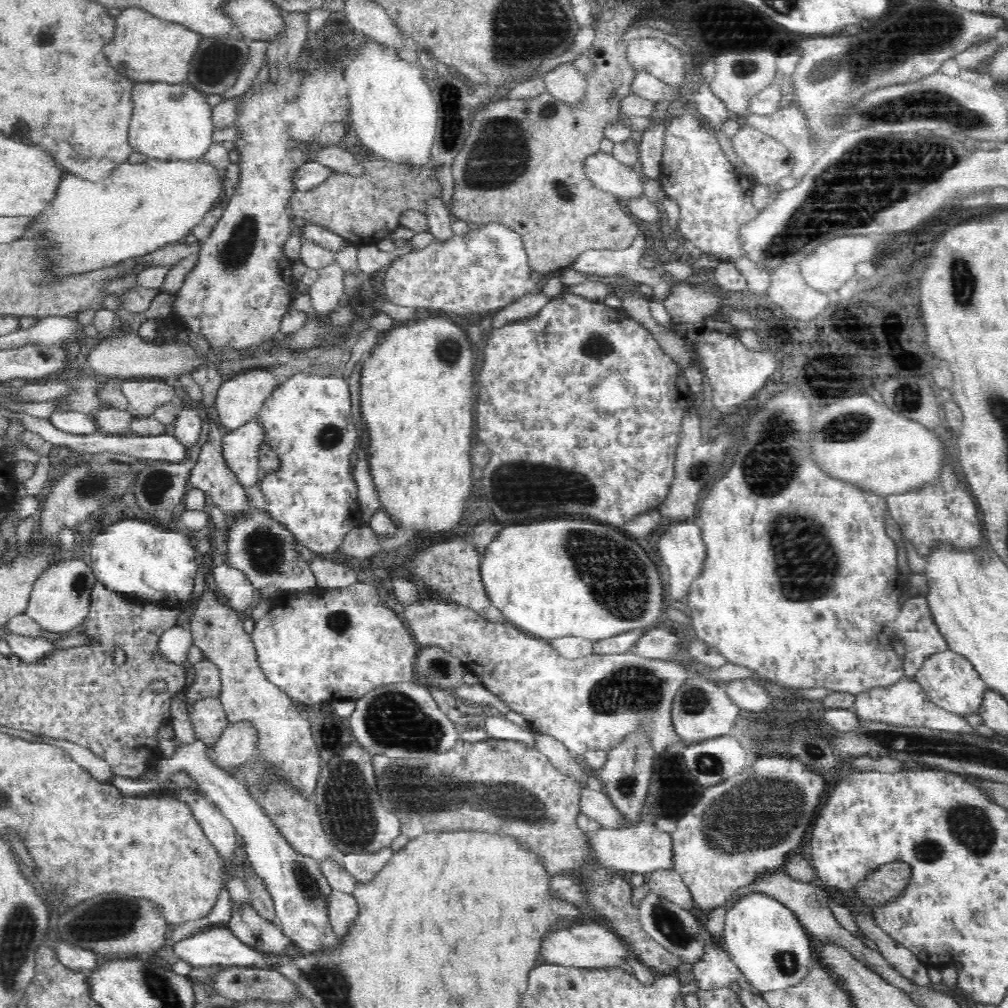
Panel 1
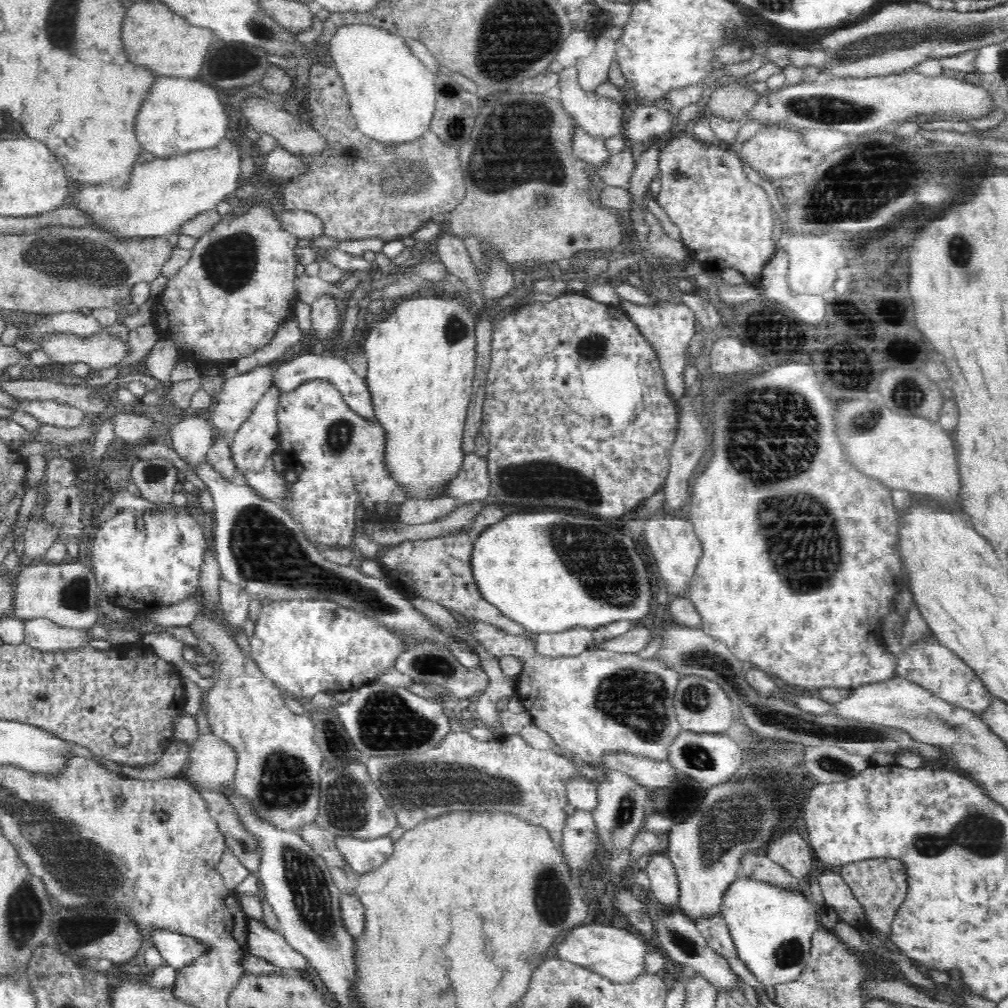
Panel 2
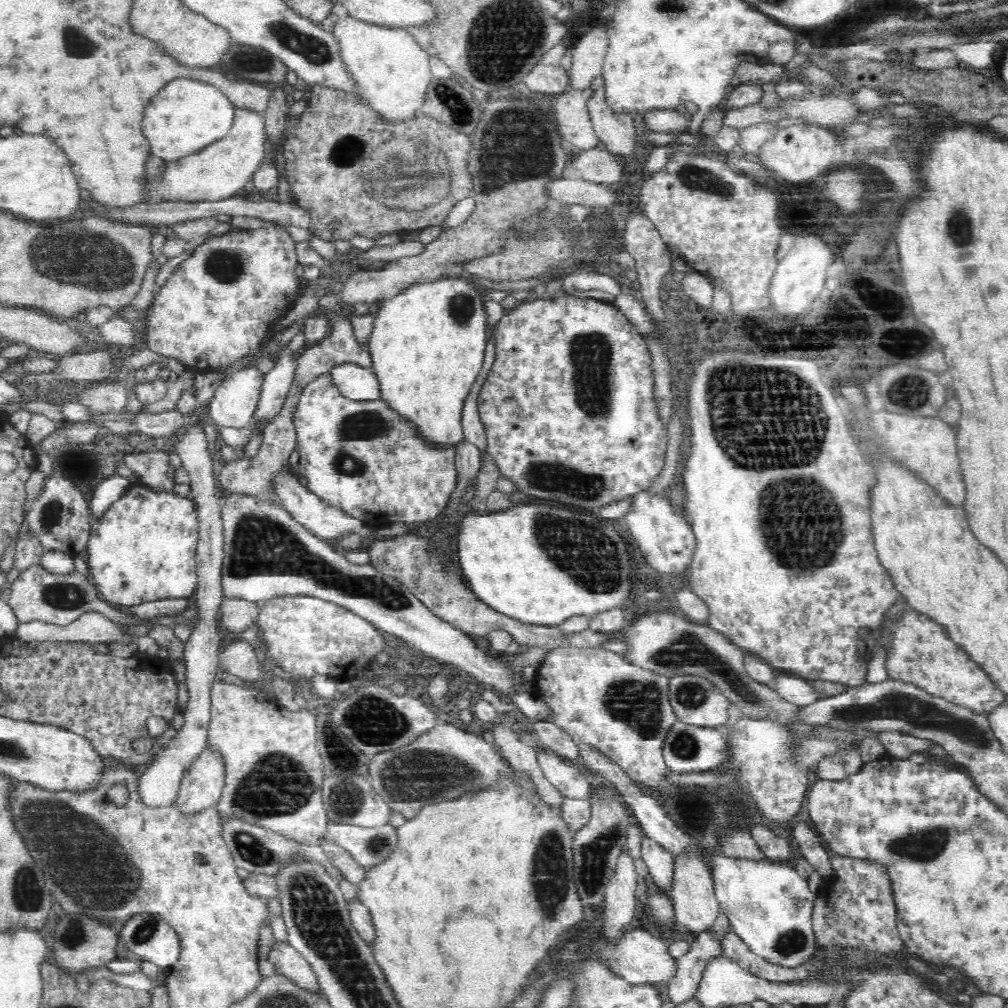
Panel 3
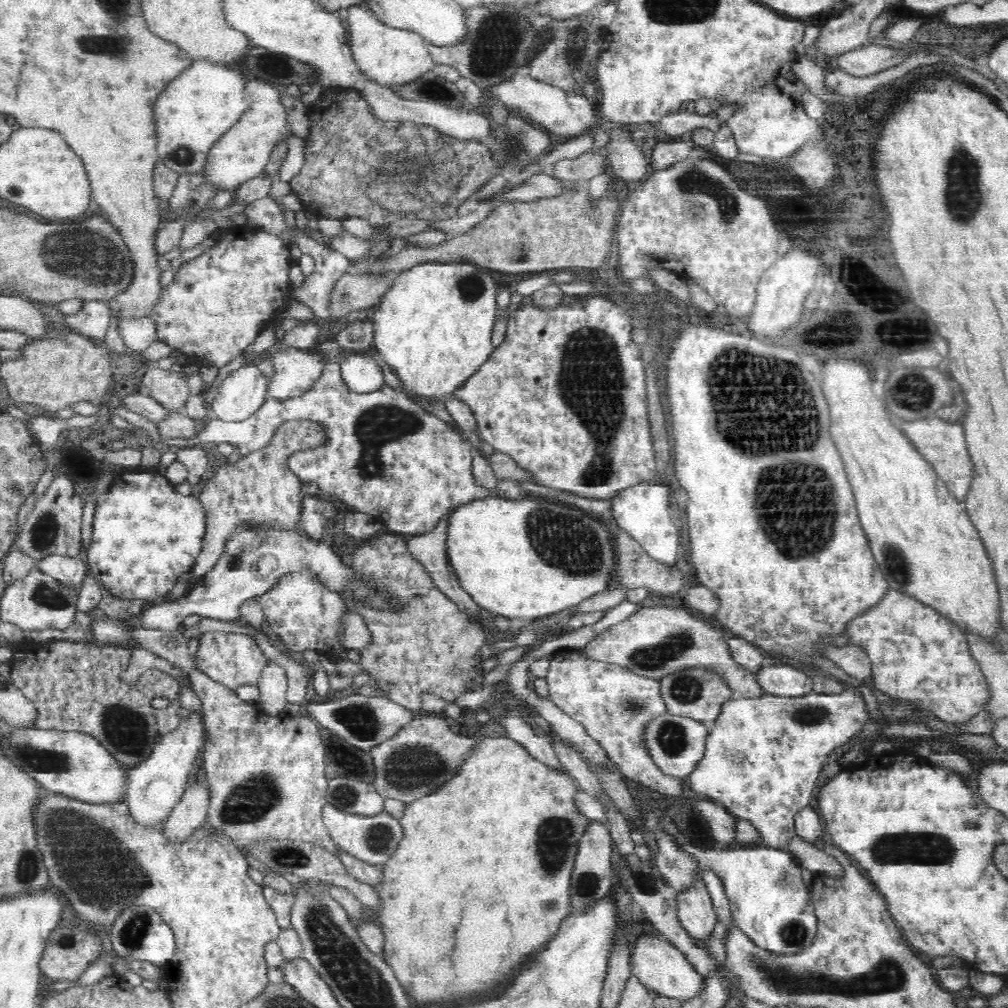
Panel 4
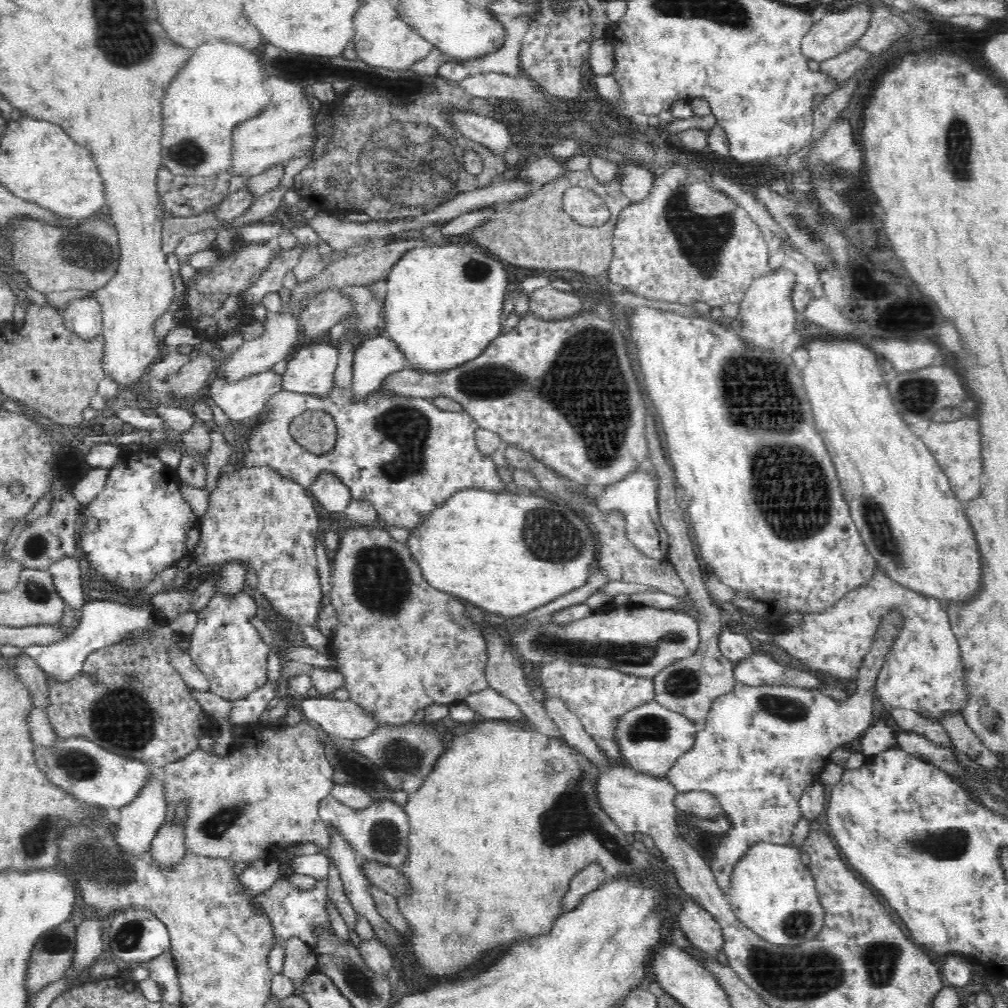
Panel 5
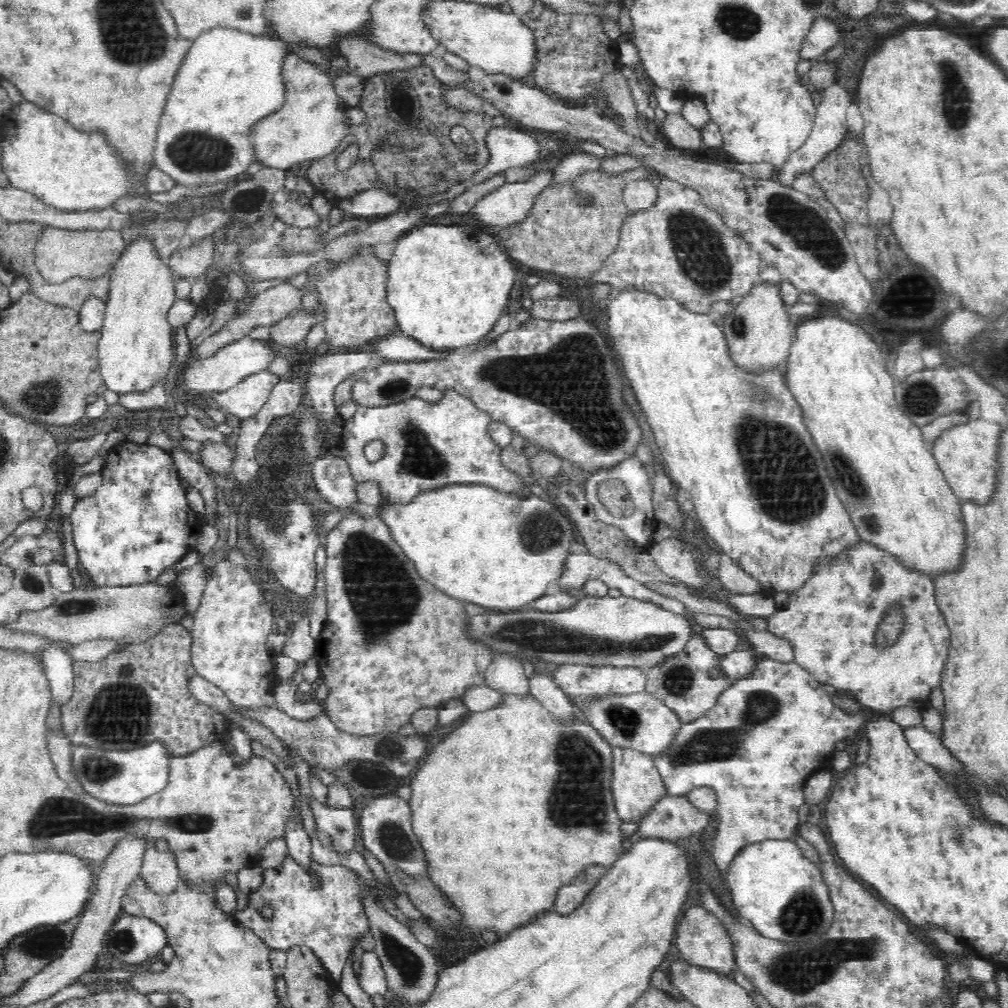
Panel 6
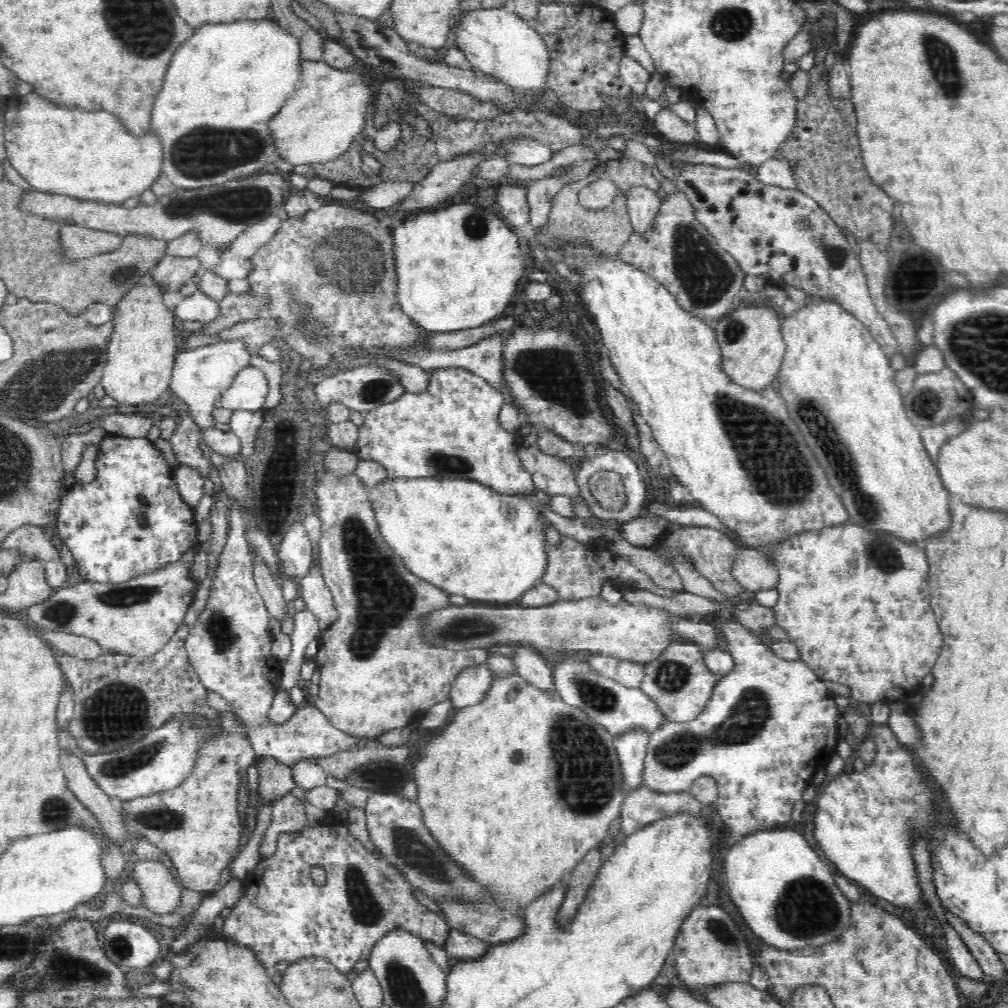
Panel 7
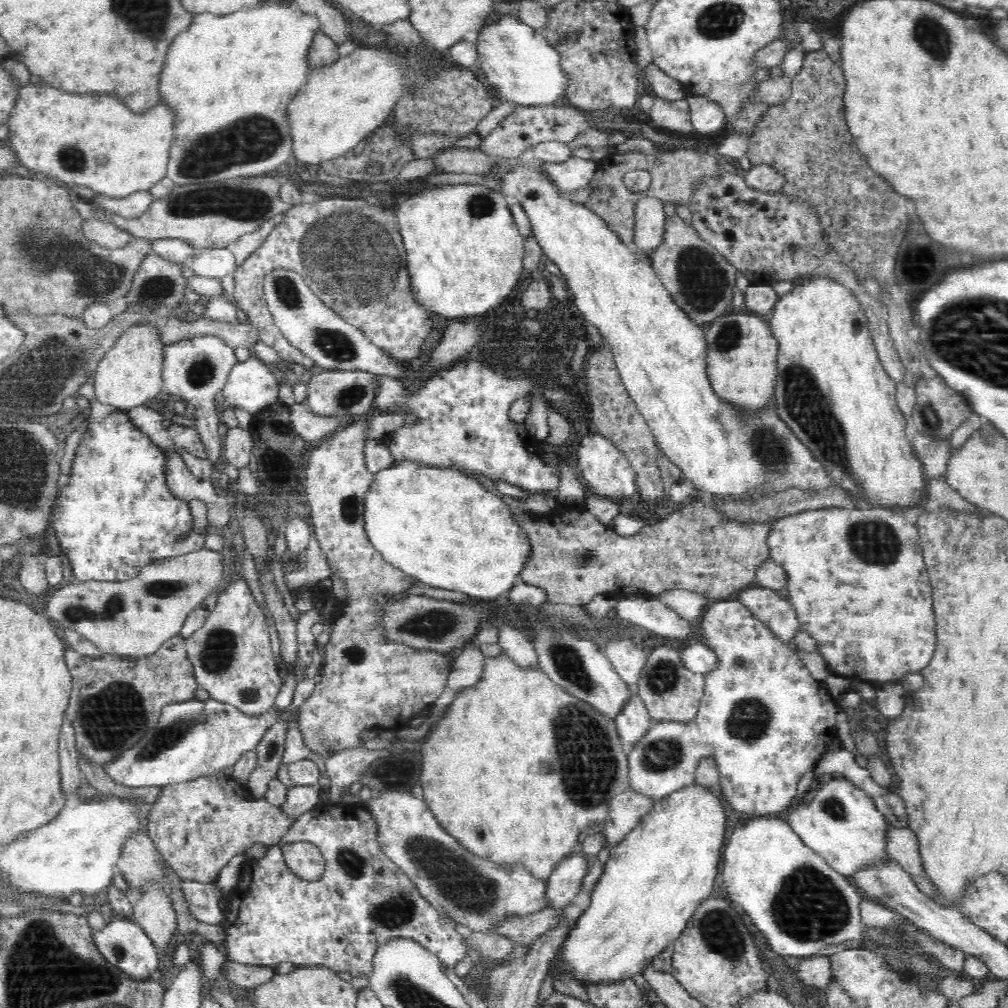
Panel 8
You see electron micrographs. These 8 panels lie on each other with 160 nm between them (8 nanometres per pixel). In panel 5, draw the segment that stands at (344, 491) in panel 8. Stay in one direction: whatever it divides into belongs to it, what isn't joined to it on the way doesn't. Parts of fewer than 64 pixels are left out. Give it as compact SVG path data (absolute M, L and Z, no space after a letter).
M350 528L343 532L340 537L339 547L334 557L334 571L331 573L331 591L328 597L330 604L338 610L341 618L341 625L337 630L333 642L330 642L328 655L338 662L338 670L345 676L345 687L349 691L349 699L359 702L368 709L379 711L379 722L384 725L402 725L414 718L414 714L420 709L425 709L431 704L457 704L462 702L470 693L480 692L489 687L485 670L487 667L486 647L480 637L480 631L474 623L468 621L464 605L454 595L438 590L431 586L431 583L424 578L423 569L413 558L412 551L408 545L396 542L396 539L387 531L386 528Z

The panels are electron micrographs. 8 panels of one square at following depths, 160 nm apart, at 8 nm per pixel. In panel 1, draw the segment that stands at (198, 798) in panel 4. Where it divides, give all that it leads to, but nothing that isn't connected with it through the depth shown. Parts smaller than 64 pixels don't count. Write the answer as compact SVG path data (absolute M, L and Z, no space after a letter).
M251 720L232 722L224 730L215 752L209 749L208 754L215 764L228 771L228 766L238 766L242 762L259 755L259 730Z

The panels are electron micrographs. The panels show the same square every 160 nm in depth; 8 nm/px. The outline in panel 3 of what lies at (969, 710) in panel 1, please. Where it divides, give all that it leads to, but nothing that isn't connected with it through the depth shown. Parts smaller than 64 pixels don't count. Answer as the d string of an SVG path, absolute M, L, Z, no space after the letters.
M908 608L903 616L890 626L892 642L885 666L889 678L896 678L904 682L911 682L928 691L934 696L945 698L950 702L986 714L998 704L1006 700L1001 693L992 686L992 681L982 669L970 661L966 652L948 640L944 630L934 621L929 621L920 613Z

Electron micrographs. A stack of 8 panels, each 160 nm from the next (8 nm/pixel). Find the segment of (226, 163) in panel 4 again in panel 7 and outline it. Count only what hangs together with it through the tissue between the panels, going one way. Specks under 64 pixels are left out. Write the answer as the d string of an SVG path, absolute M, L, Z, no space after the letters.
M300 59L299 84L292 96L268 122L268 138L272 141L276 160L294 166L332 161L344 153L365 126L365 111L372 109L370 91L363 75L356 69L339 71L322 61Z

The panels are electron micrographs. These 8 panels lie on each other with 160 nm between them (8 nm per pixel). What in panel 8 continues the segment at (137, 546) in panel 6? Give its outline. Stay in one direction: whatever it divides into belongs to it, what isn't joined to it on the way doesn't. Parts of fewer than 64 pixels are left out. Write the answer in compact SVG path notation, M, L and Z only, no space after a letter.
M124 410L111 414L104 422L92 425L85 439L77 448L69 482L59 489L49 520L71 562L75 580L126 582L136 578L145 566L204 548L207 534L192 533L184 540L176 540L193 525L189 502L176 498L170 492L164 470L165 454L130 424Z

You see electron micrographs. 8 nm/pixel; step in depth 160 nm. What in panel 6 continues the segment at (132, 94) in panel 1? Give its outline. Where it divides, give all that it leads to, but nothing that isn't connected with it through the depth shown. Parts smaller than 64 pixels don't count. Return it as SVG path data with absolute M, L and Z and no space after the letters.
M217 28L192 44L172 83L157 132L155 166L175 182L234 180L252 164L248 131L284 102L280 68L290 52L272 35L265 36L268 38L252 38L236 30Z

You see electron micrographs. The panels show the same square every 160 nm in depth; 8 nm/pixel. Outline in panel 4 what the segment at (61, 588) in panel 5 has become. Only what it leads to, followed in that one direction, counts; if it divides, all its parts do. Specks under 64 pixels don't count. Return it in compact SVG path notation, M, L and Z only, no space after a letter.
M50 554L42 560L38 560L37 568L61 582L75 583L76 588L81 587L84 574L89 570L89 566L84 564L84 560L61 554Z

